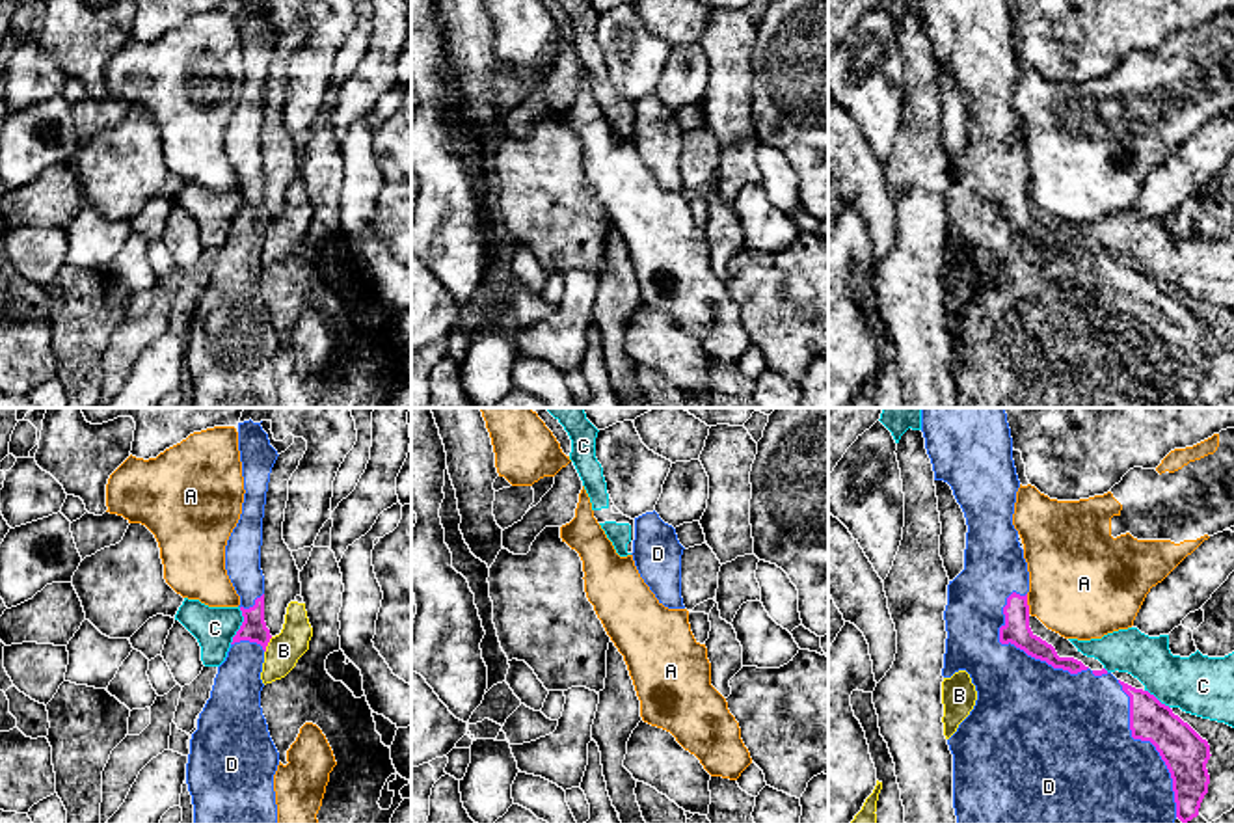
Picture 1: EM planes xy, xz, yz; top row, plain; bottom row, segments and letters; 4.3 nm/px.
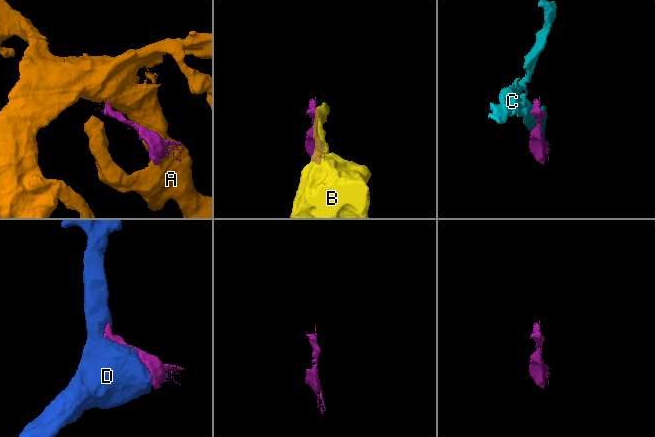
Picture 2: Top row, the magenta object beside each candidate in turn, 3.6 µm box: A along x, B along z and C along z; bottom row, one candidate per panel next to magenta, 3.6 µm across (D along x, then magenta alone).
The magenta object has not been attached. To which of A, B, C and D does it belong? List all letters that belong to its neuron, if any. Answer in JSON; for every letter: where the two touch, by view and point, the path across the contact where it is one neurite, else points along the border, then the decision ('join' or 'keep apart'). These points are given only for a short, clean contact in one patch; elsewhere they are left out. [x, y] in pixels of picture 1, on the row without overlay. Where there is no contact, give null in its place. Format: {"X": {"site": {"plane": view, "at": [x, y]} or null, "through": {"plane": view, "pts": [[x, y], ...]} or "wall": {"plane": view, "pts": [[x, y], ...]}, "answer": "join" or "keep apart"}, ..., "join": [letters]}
{"A": {"site": {"plane": "yz", "at": [1026, 187]}, "answer": "keep apart"}, "B": {"site": {"plane": "xy", "at": [267, 228]}, "wall": {"plane": "xy", "pts": [[272, 220], [265, 235]]}, "answer": "keep apart"}, "C": {"site": {"plane": "xy", "at": [241, 209]}, "answer": "keep apart"}, "D": {"site": {"plane": "yz", "at": [1022, 231]}, "answer": "join"}, "join": ["D"]}

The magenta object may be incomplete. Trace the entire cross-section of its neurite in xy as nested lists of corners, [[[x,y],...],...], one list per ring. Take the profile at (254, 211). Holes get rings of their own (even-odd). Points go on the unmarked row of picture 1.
[[[238,6],[238,34],[244,60],[242,97],[225,128],[225,153],[240,179],[244,205],[233,220],[225,244],[218,250],[210,281],[190,322],[186,367],[194,387],[194,408],[275,408],[274,358],[279,335],[270,320],[261,290],[264,235],[272,222],[264,205],[264,158],[261,153],[262,101],[266,74],[277,34],[261,6]]]

